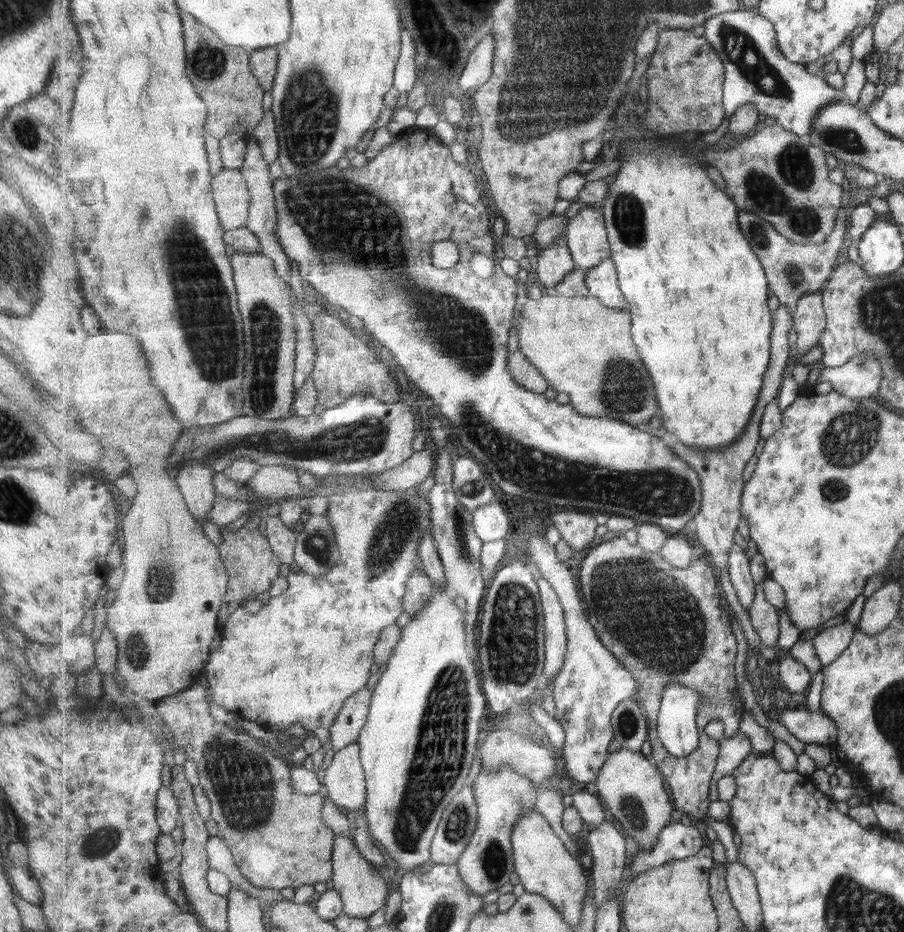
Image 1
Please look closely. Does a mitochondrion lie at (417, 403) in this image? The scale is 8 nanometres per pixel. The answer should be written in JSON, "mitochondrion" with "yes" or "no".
{"mitochondrion":"no"}

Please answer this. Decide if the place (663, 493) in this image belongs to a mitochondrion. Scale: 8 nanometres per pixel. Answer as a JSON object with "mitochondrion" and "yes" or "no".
{"mitochondrion":"yes"}

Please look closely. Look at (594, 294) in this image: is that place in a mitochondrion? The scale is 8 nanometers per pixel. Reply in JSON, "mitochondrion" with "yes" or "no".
{"mitochondrion":"no"}

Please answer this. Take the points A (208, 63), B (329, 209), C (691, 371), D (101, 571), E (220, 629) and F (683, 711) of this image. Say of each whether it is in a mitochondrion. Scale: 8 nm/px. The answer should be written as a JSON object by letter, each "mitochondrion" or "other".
{"A":"mitochondrion","B":"mitochondrion","C":"other","D":"other","E":"other","F":"other"}

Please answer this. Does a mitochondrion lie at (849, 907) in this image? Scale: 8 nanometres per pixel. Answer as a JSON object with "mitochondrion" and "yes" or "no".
{"mitochondrion":"yes"}

